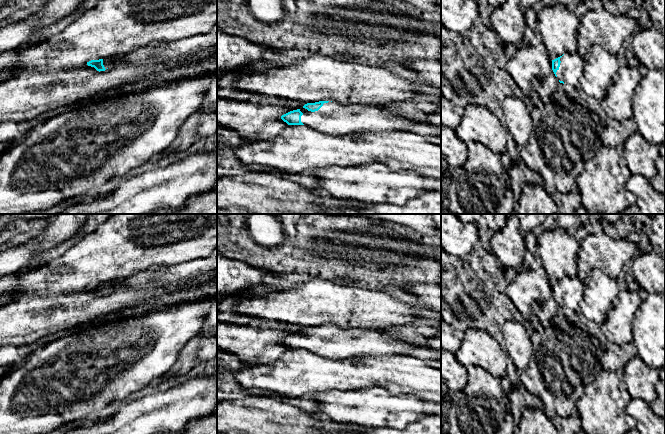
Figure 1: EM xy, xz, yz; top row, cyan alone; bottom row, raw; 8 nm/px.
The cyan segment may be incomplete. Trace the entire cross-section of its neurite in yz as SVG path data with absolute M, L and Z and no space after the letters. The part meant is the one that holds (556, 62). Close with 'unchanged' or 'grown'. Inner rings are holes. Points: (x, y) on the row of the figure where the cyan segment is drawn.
M565 53L552 60L552 70L560 83L579 85L579 78L583 75L583 58L576 53Z; grown

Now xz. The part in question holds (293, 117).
M332 101L307 103L301 109L290 111L281 116L288 125L305 125L329 135L351 134L357 131L374 132L411 132L422 136L427 142L441 146L441 127L426 122L400 117L386 110L383 104L340 104Z; grown

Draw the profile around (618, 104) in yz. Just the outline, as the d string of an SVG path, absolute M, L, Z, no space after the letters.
M619 67L606 97L601 100L602 108L609 117L620 123L633 118L633 98L642 77L636 67Z

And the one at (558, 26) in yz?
M563 4L544 6L537 13L537 29L551 60L578 49L579 18Z

